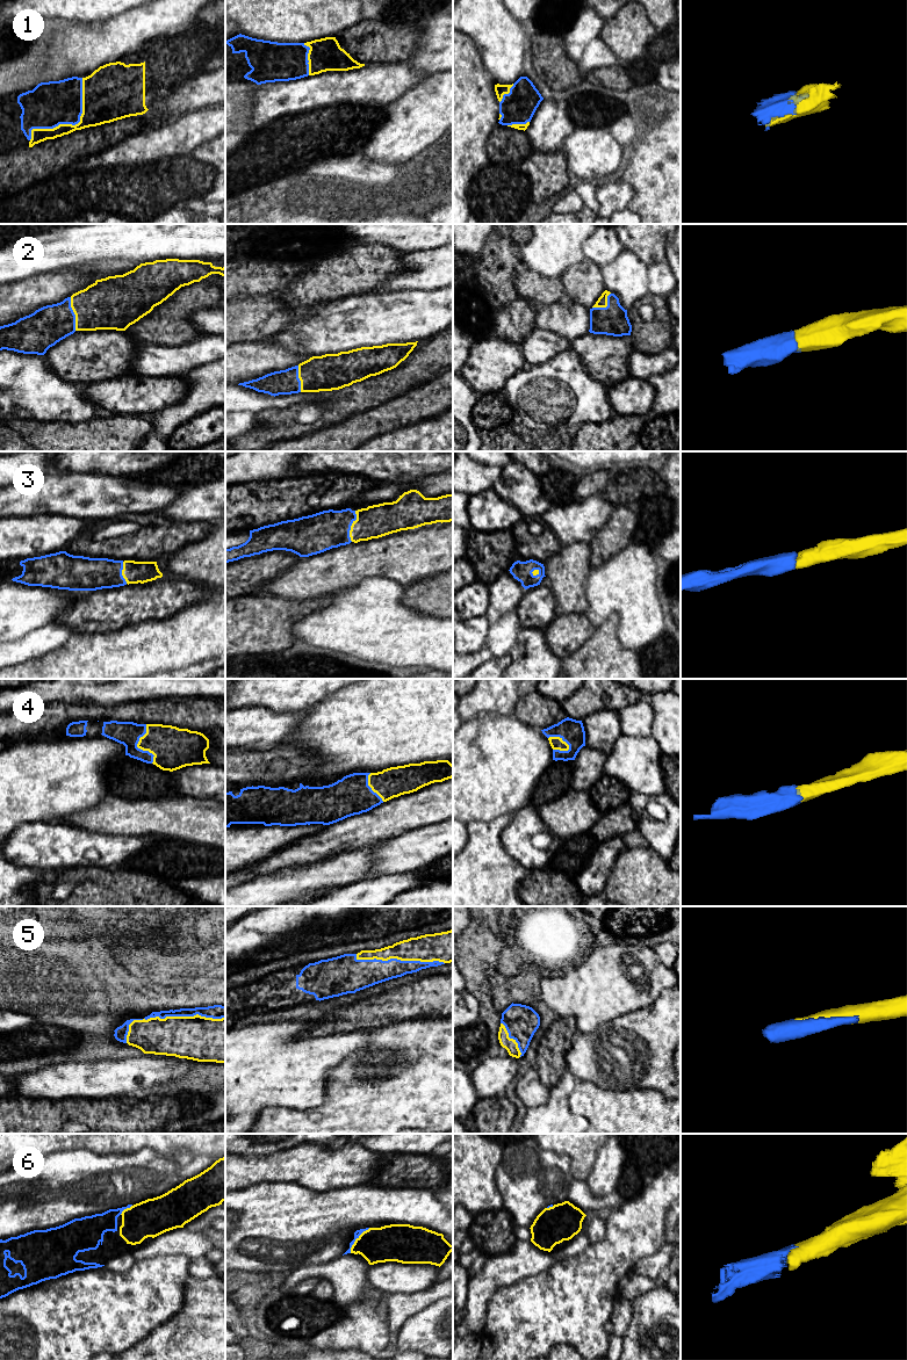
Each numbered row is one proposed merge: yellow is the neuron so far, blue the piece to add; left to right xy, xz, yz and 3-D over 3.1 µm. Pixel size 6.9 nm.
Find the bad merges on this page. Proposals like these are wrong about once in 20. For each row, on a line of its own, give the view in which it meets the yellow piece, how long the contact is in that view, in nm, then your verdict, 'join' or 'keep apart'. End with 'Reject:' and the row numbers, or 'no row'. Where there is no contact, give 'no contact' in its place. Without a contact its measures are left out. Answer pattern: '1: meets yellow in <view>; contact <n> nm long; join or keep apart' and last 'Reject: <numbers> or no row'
1: meets yellow in xy; contact 550 nm long; join
2: meets yellow in xy; contact 240 nm long; join
3: meets yellow in xz; contact 220 nm long; join
4: meets yellow in xy; contact 280 nm long; join
5: meets yellow in xy; contact 700 nm long; join
6: meets yellow in xz; contact 220 nm long; join
Reject: no row

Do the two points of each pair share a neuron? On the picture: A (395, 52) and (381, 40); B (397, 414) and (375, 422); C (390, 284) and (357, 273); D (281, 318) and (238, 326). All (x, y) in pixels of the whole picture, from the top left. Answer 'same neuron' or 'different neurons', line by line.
A: same neuron
B: same neuron
C: different neurons
D: same neuron

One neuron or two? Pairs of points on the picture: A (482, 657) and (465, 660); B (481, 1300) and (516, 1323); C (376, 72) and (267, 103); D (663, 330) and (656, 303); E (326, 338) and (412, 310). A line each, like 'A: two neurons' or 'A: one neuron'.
A: one neuron
B: two neurons
C: one neuron
D: one neuron
E: one neuron

